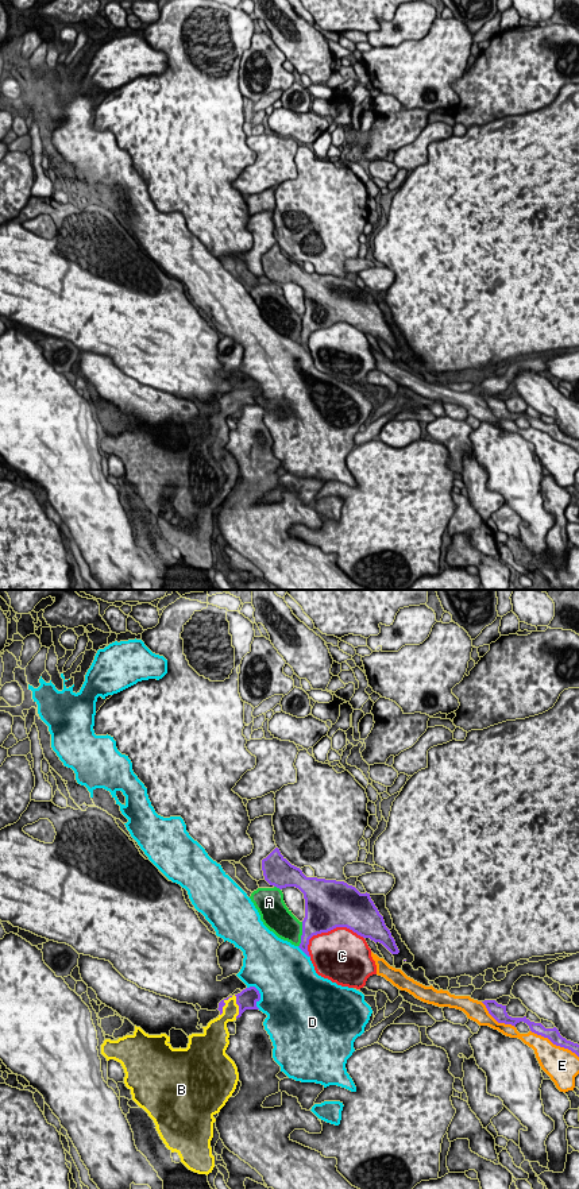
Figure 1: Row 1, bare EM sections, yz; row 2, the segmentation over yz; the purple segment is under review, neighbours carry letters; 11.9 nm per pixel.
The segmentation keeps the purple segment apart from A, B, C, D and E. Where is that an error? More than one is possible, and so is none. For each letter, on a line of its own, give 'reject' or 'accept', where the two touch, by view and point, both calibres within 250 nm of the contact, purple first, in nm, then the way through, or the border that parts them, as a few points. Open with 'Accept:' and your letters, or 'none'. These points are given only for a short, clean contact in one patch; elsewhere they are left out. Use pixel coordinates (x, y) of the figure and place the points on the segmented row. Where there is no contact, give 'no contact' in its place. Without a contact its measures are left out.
Accept: B
A: reject; contact yz (302, 934); calibres 320 and 320 nm
B: accept; contact yz (224, 1003); calibres 200 and 190 nm; way yz (244, 999), (234, 995), (224, 1003), (231, 1010)
C: reject; contact yz (331, 929); calibres 500 and 480 nm
D: reject; contact yz (259, 996); calibres 240 and 480 nm
E: reject; contact yz (555, 1043); calibres 160 and 400 nm

